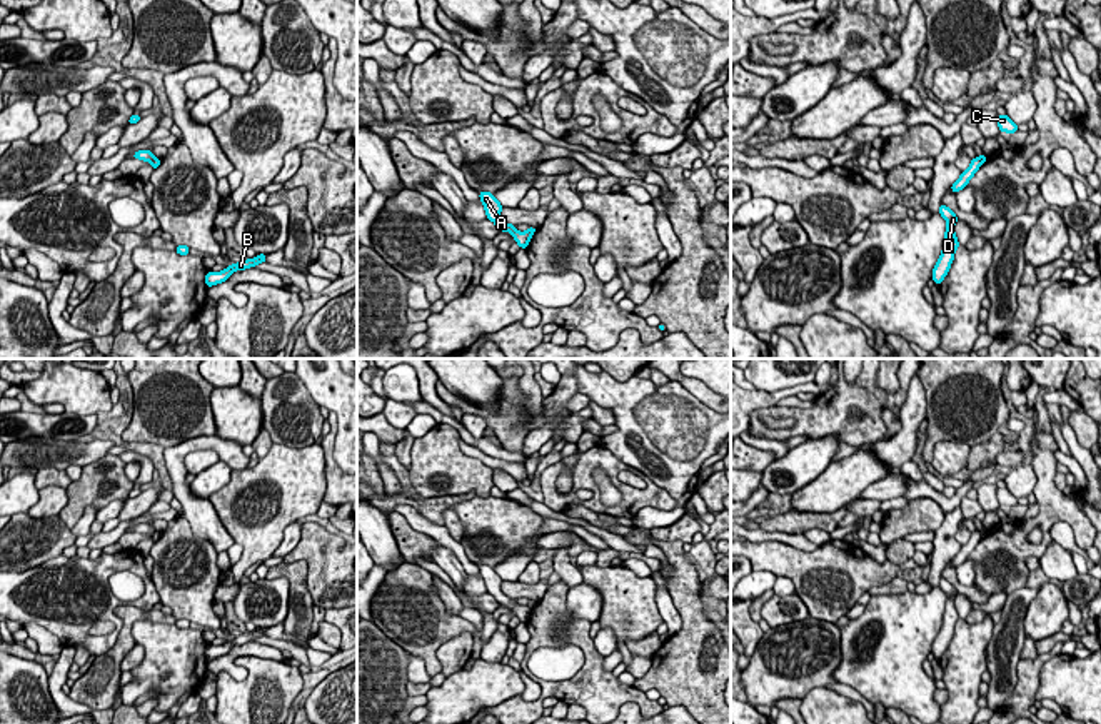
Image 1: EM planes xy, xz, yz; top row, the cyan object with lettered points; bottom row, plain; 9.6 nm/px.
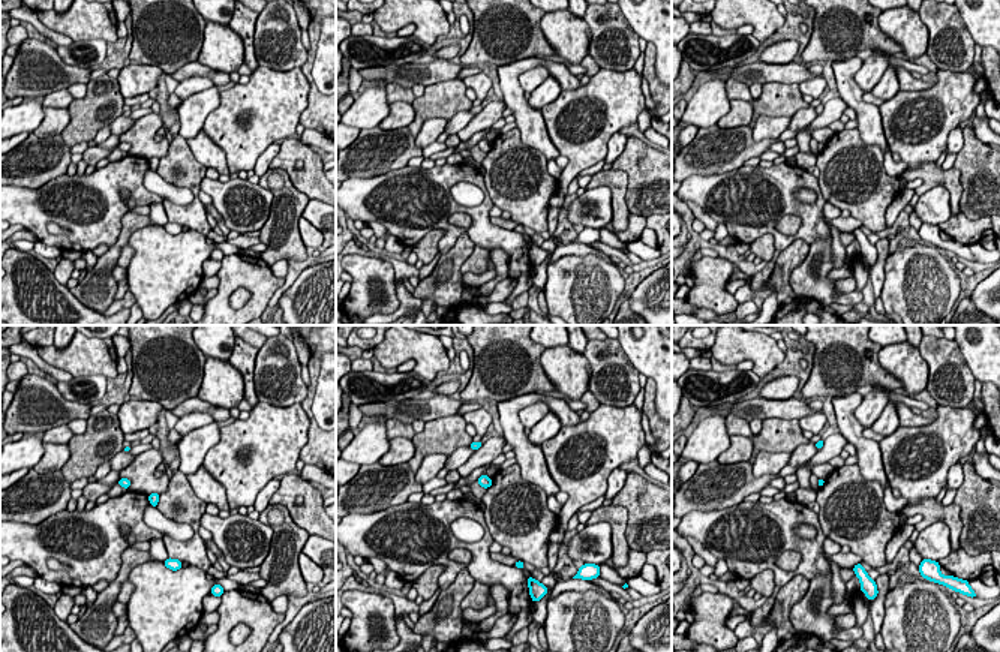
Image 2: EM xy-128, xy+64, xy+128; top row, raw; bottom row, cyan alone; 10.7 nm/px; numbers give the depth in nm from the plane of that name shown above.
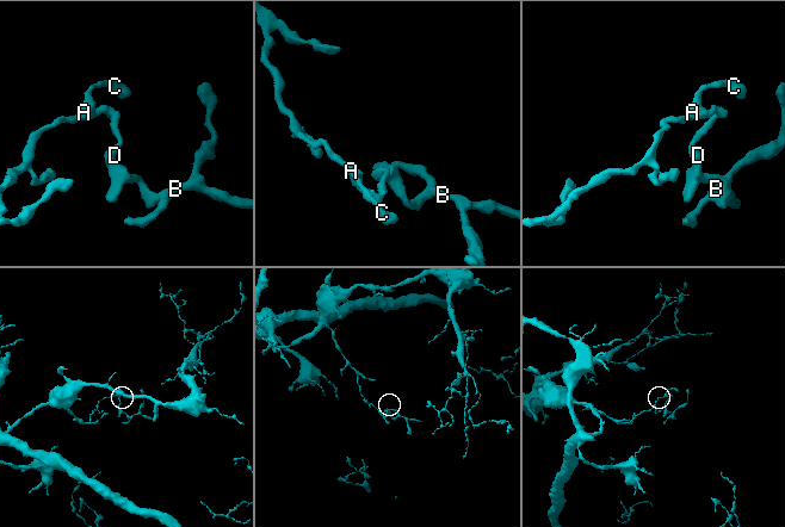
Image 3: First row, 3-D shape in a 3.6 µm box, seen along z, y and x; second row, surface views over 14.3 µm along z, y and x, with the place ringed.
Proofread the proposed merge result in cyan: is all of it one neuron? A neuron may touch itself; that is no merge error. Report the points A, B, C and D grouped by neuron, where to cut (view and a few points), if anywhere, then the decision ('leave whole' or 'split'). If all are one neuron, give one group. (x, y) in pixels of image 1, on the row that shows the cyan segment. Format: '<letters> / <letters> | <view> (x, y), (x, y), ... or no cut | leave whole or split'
A C / B D | xy (155, 157), (152, 164) | split

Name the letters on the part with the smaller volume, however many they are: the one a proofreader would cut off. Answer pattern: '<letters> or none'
B, D

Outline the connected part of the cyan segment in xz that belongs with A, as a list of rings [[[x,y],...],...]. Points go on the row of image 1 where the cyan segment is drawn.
[[[479,192],[479,197],[480,197],[480,202],[485,209],[487,219],[492,220],[499,230],[510,232],[514,240],[519,244],[520,249],[527,249],[532,235],[529,232],[519,232],[515,229],[515,225],[510,225],[510,224],[502,220],[502,217],[500,217],[502,205],[494,197],[494,194]]]

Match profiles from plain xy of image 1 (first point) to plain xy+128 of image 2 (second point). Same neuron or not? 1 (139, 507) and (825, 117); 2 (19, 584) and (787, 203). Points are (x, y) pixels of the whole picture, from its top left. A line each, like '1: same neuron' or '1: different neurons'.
1: same neuron
2: same neuron

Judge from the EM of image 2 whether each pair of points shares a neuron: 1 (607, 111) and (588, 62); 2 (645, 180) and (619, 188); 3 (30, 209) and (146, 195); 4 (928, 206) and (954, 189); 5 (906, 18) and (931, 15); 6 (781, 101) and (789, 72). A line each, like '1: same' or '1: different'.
1: different
2: different
3: same
4: different
5: different
6: different

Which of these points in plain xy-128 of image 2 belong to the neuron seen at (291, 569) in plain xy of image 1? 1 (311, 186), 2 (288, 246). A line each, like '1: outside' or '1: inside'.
1: outside
2: inside

